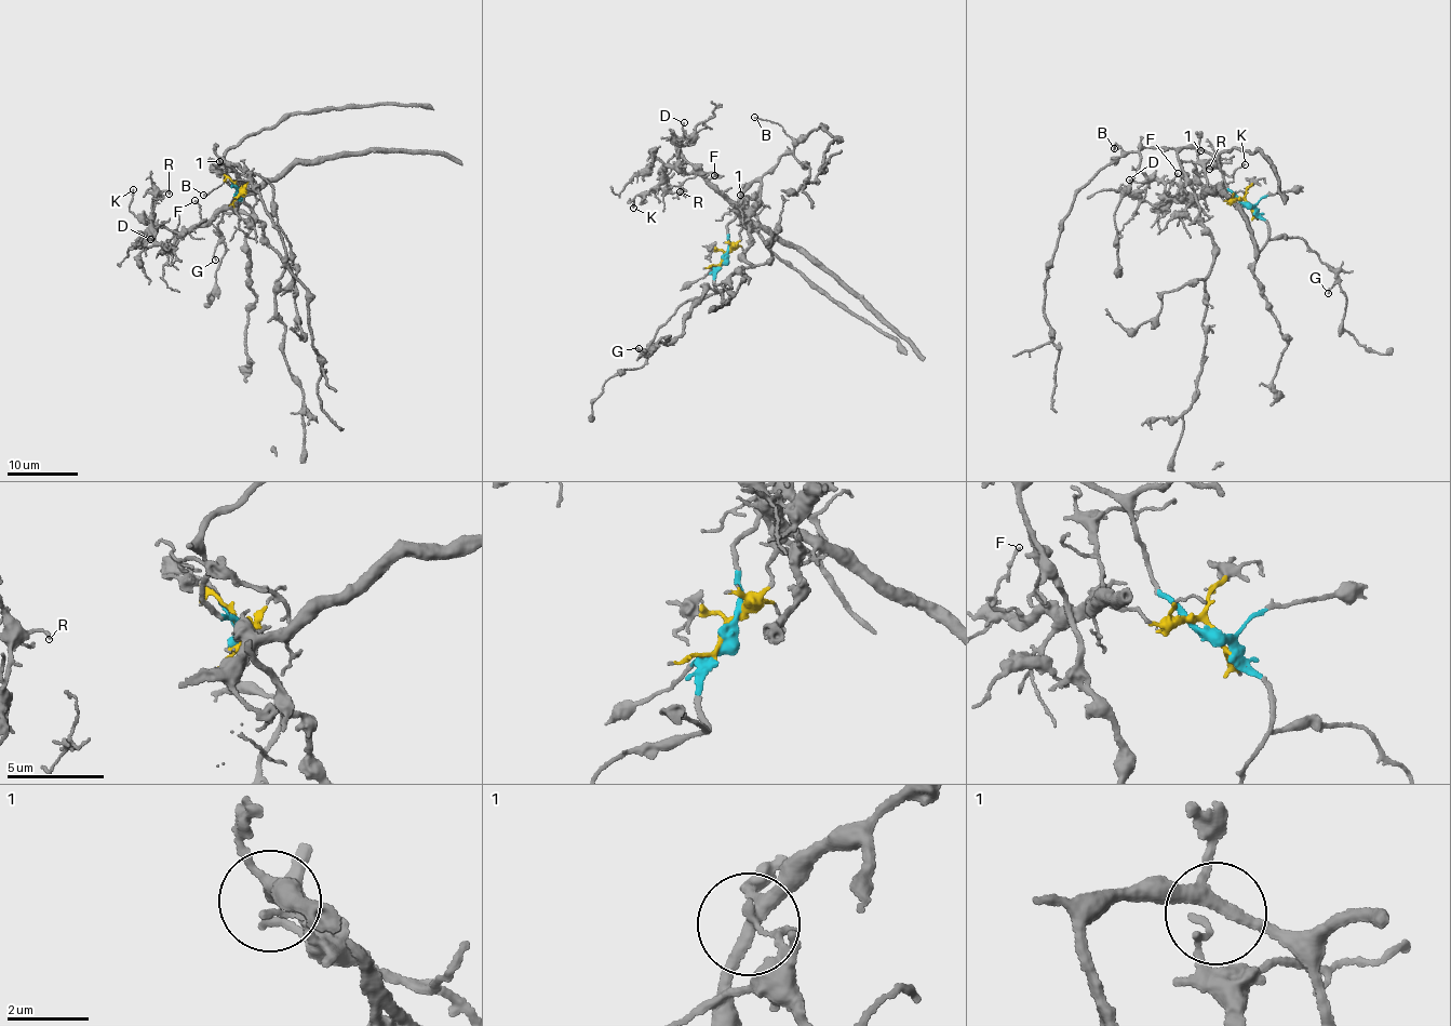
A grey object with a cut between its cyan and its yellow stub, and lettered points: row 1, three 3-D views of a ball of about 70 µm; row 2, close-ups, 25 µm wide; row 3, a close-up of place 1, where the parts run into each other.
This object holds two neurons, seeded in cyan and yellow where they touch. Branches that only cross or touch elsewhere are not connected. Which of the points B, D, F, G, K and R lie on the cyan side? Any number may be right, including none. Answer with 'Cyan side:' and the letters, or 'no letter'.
Cyan side: B, G

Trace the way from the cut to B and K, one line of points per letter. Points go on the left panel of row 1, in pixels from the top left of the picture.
B: (239, 191), (225, 181), (226, 167), (219, 161), (222, 159), (237, 164), (250, 176), (226, 181), (203, 195)
K: (239, 191), (245, 191), (170, 245), (156, 240), (151, 218), (145, 222), (133, 214), (132, 189)

